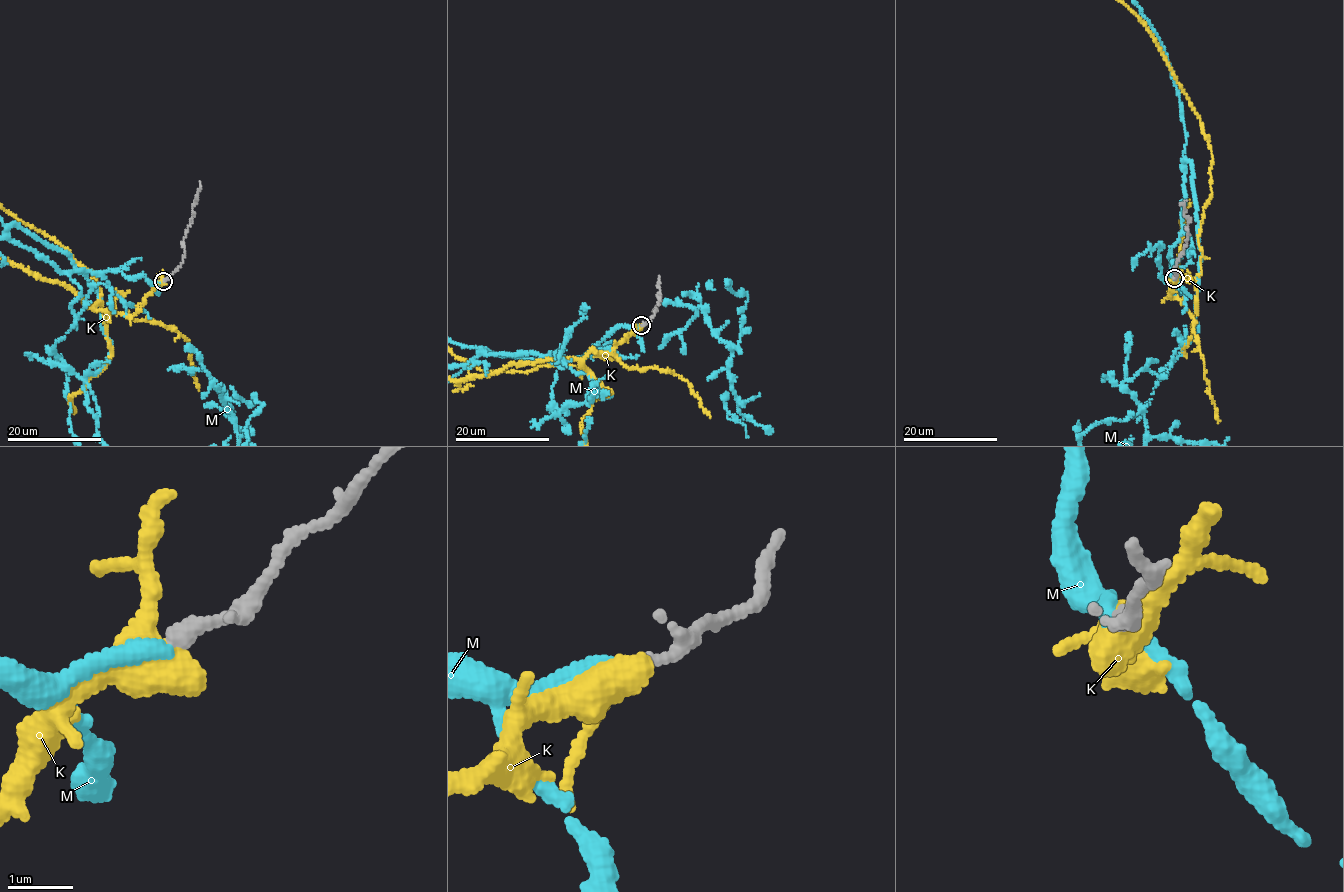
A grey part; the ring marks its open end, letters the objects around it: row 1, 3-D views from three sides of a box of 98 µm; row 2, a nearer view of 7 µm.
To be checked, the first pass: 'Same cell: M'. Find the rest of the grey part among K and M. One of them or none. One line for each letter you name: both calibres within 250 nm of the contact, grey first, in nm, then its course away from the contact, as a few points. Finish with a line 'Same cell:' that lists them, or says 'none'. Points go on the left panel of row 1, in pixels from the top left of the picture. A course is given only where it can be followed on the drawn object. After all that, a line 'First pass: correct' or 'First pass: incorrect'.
K: 240/550 nm
Same cell: K
First pass: incorrect

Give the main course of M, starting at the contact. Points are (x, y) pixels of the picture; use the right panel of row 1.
M: (1174, 278), (1172, 261), (1192, 248), (1186, 136), (1161, 42), (1136, 3)

